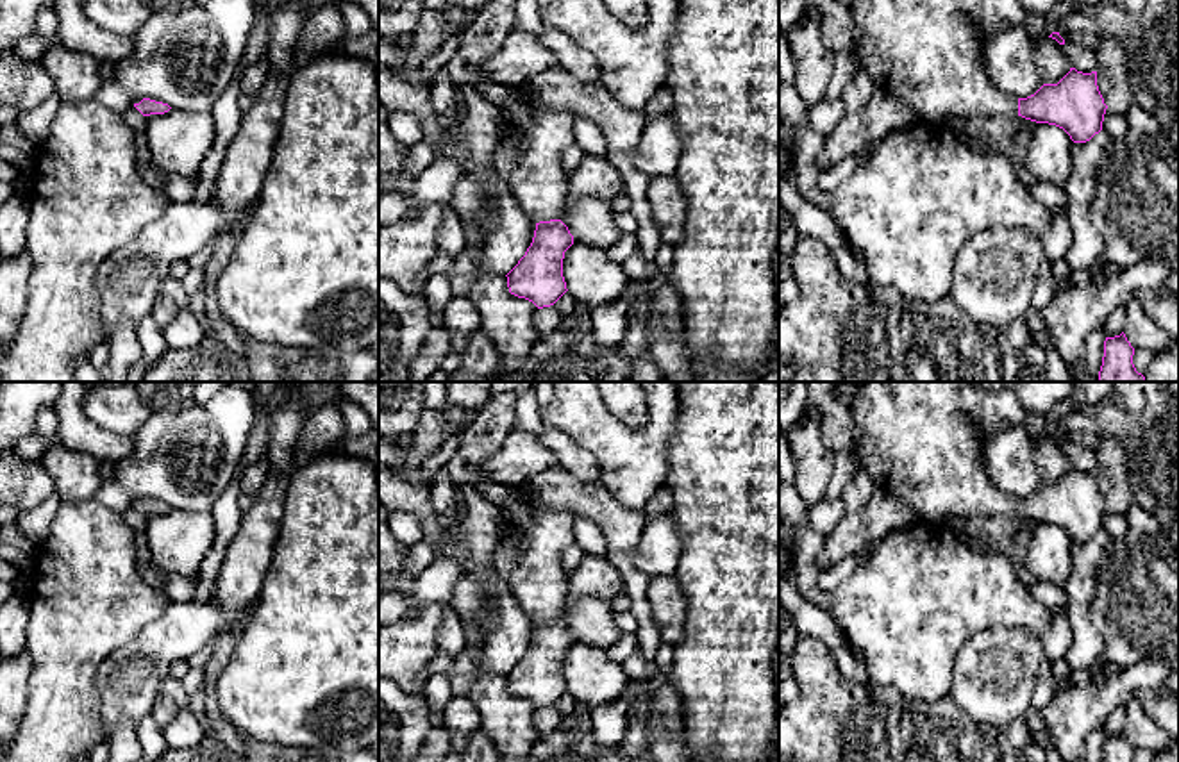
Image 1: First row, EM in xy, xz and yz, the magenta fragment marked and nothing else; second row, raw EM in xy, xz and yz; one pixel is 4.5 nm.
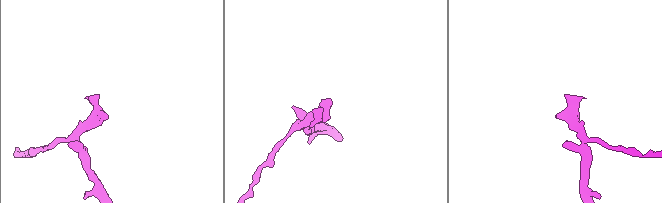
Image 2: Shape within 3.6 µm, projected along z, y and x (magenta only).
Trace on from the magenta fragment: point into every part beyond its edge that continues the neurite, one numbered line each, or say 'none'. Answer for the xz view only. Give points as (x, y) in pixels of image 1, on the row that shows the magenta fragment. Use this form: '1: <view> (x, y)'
1: xz (538, 182)

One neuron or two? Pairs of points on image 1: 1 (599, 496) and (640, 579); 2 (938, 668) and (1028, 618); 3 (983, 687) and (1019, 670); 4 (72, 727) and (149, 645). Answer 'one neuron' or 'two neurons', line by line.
1: one neuron
2: one neuron
3: one neuron
4: two neurons

